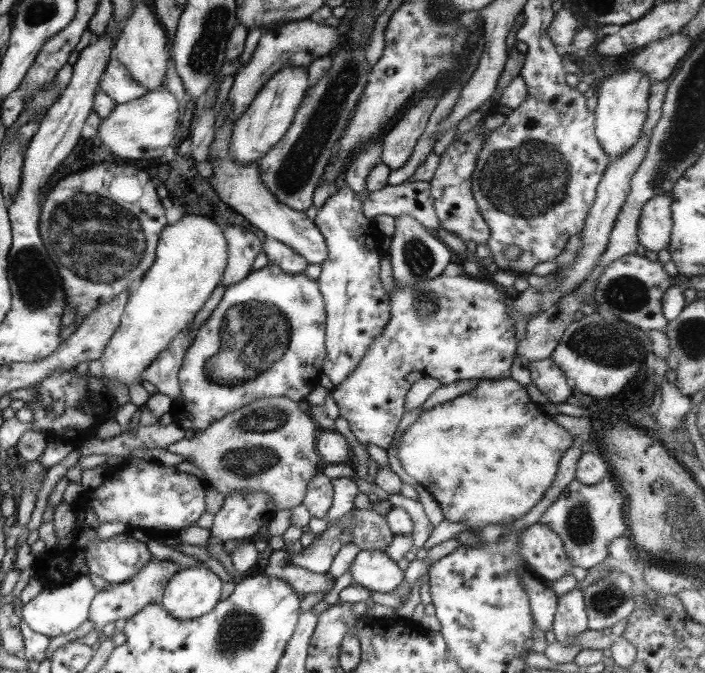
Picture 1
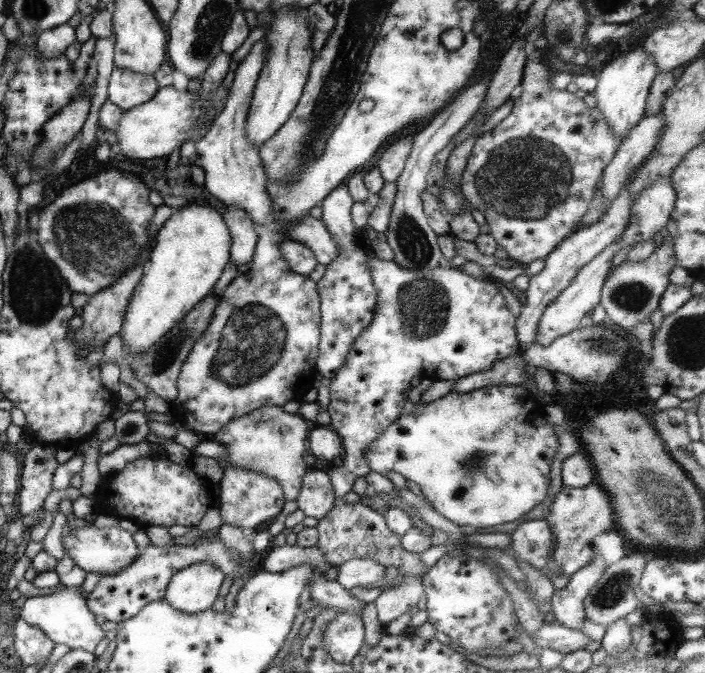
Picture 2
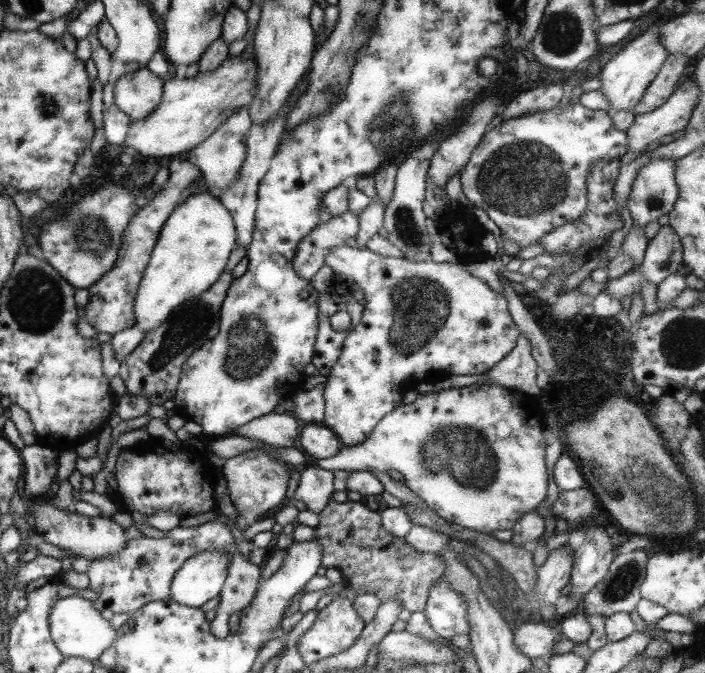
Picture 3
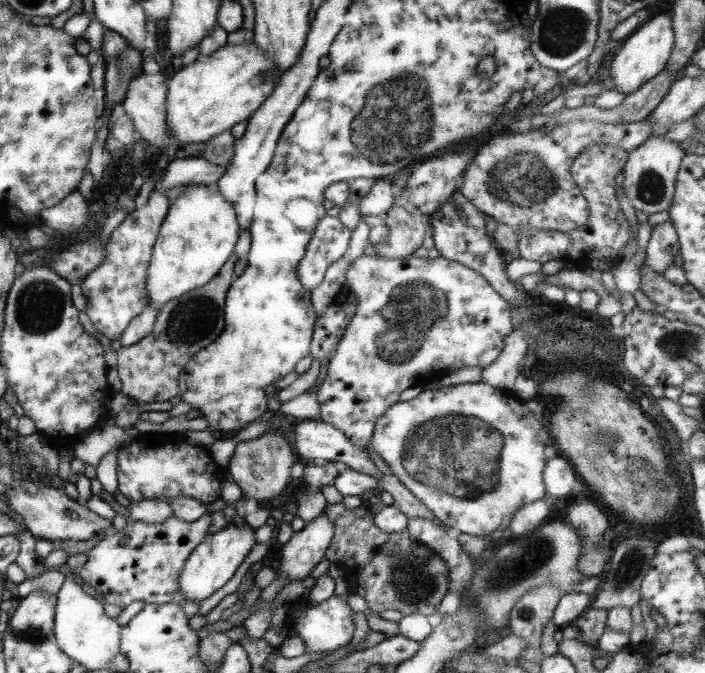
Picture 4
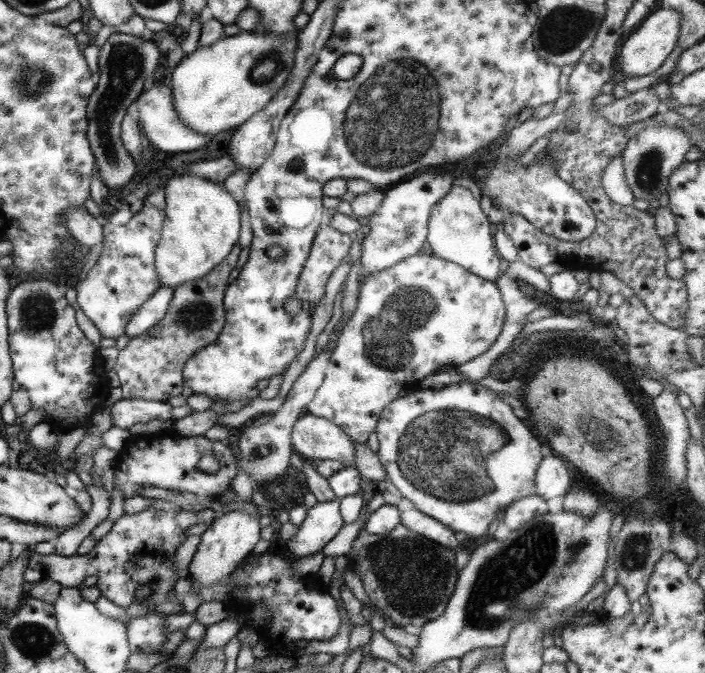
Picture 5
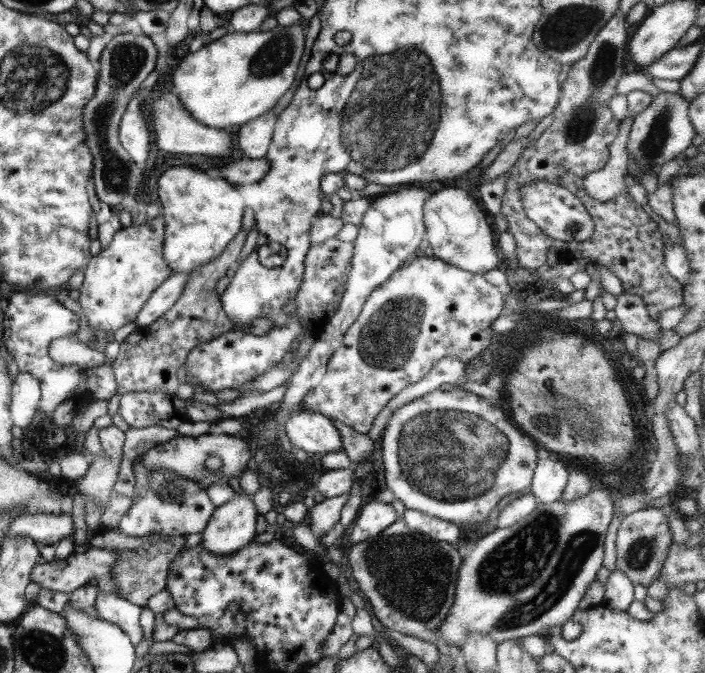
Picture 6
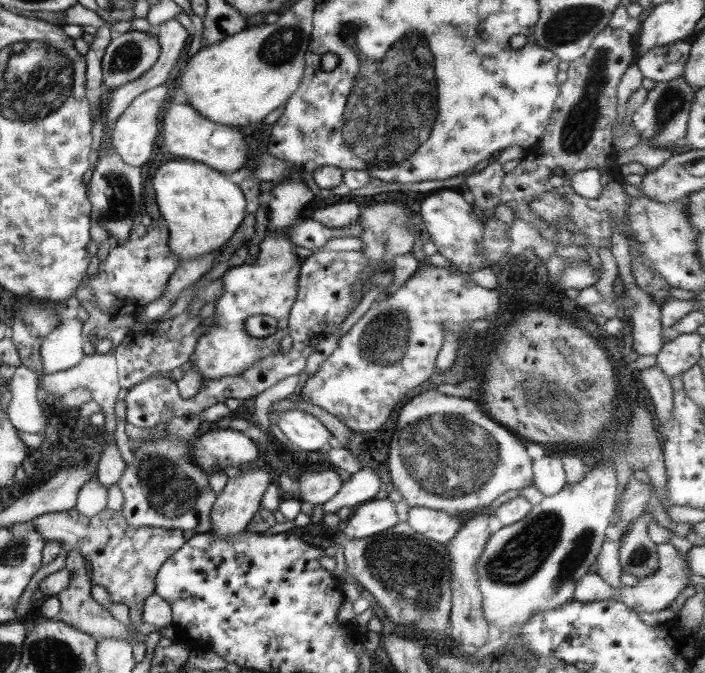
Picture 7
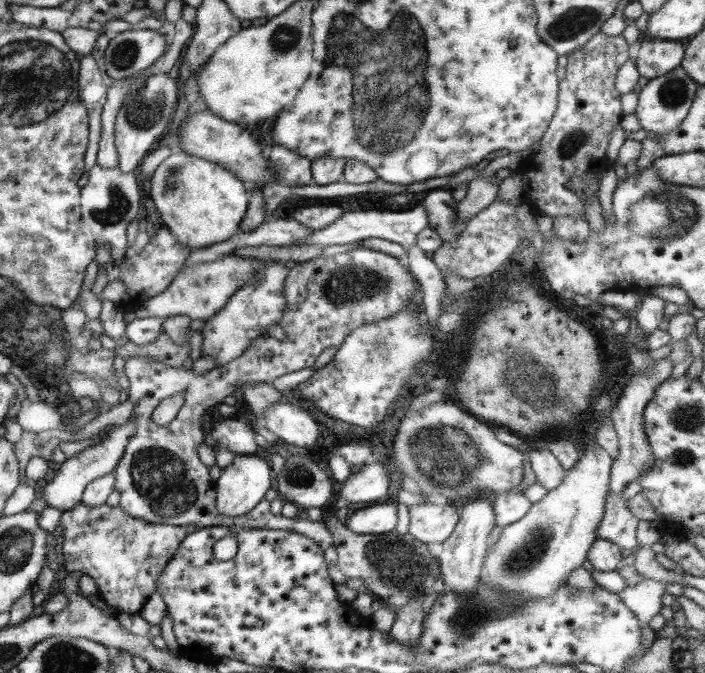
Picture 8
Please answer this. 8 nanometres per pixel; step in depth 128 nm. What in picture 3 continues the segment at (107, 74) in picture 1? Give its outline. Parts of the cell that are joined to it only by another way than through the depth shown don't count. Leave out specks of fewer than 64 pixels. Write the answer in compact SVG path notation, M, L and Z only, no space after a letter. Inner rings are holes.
M146 66L131 73L126 73L114 84L114 105L129 117L130 122L147 118L156 109L156 106L159 106L164 81L151 73Z

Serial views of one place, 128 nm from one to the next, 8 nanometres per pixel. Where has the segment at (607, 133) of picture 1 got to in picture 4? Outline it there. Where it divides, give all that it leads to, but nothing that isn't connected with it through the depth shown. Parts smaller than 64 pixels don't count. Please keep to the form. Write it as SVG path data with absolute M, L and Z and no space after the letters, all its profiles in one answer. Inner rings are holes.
M660 14L649 19L643 19L641 25L630 34L622 45L615 51L609 68L610 79L614 82L617 92L634 92L639 85L657 76L665 69L674 43L672 20L669 15Z

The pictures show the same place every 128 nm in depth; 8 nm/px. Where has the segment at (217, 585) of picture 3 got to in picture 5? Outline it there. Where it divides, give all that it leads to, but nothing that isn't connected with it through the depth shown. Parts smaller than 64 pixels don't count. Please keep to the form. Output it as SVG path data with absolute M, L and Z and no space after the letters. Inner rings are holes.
M230 510L215 514L210 525L199 535L199 547L189 563L188 576L200 585L210 585L229 576L230 572L251 554L255 542L260 539L259 530L258 520L248 513Z

